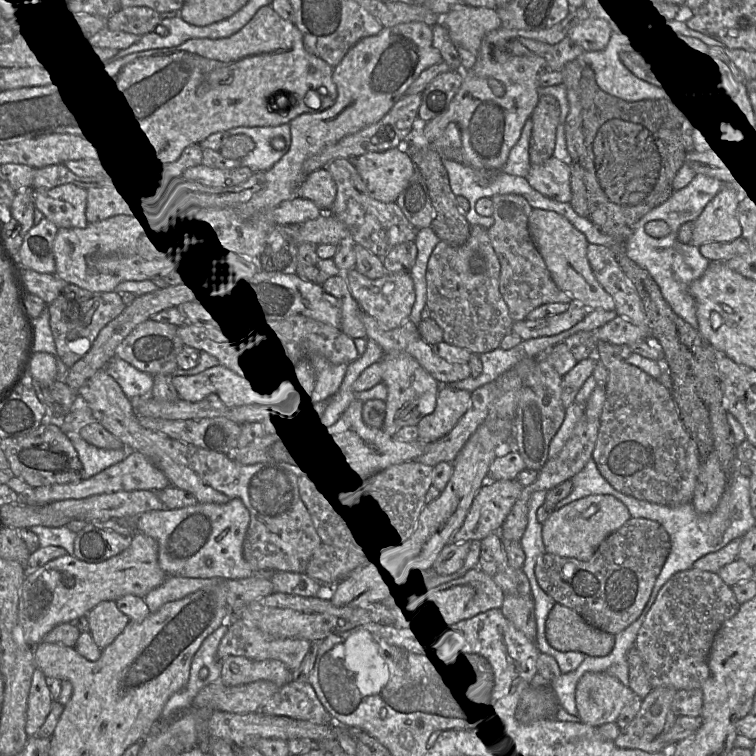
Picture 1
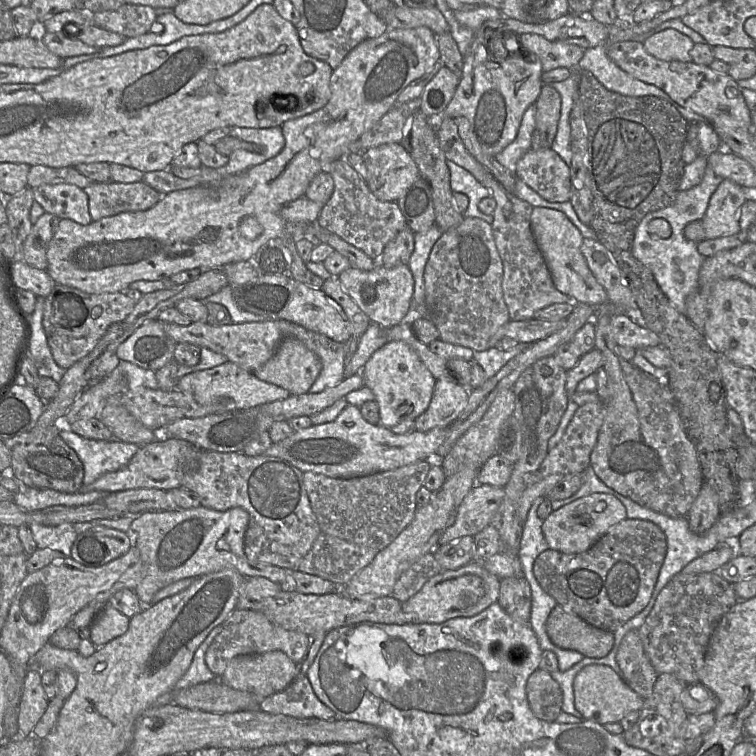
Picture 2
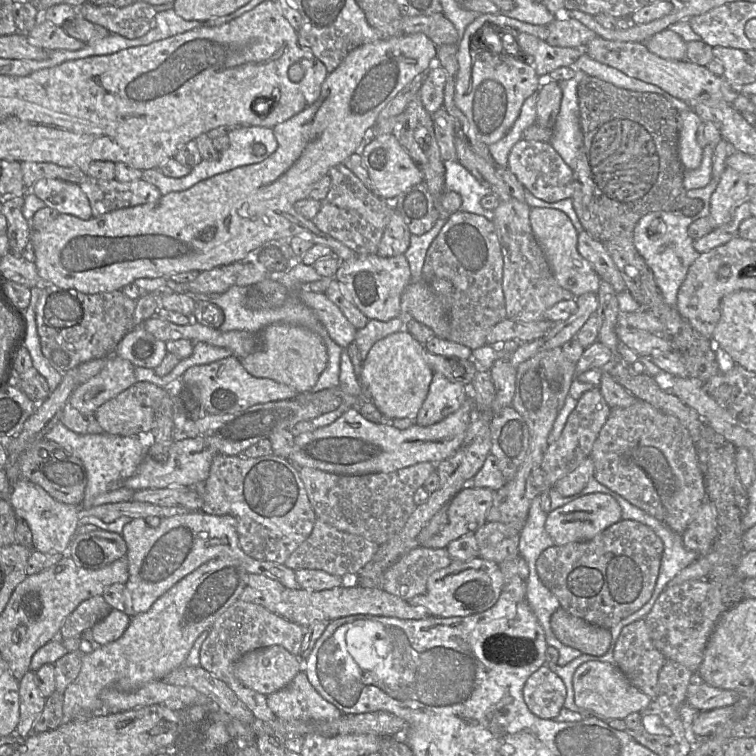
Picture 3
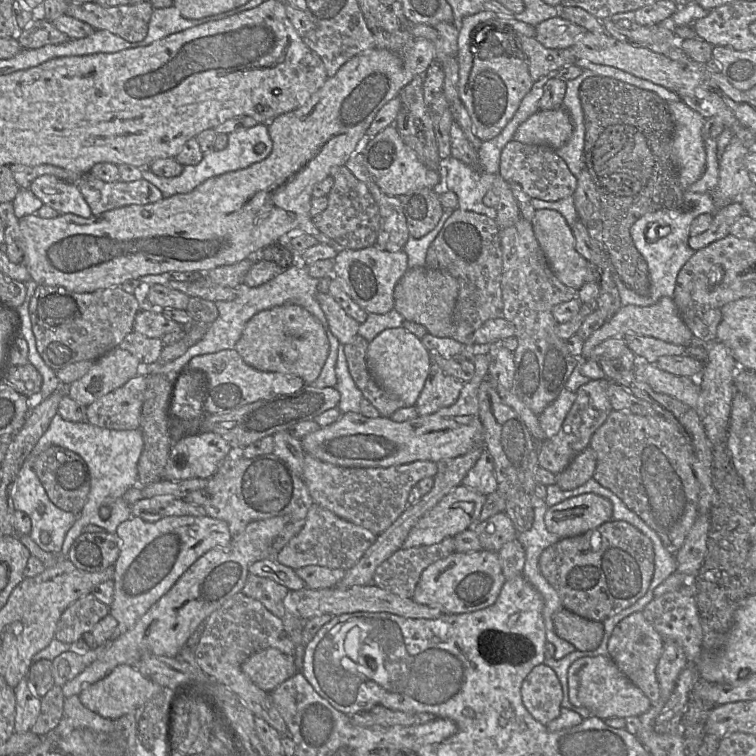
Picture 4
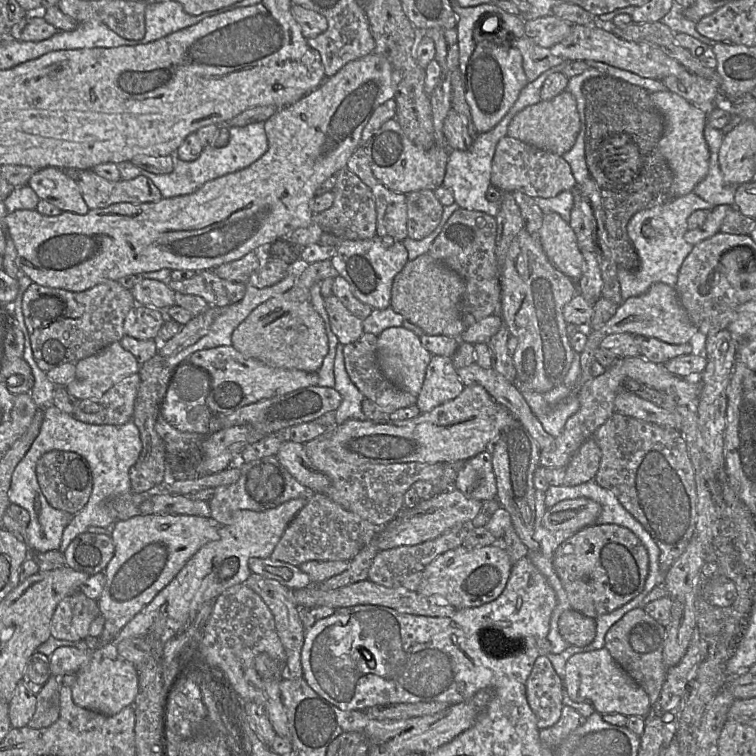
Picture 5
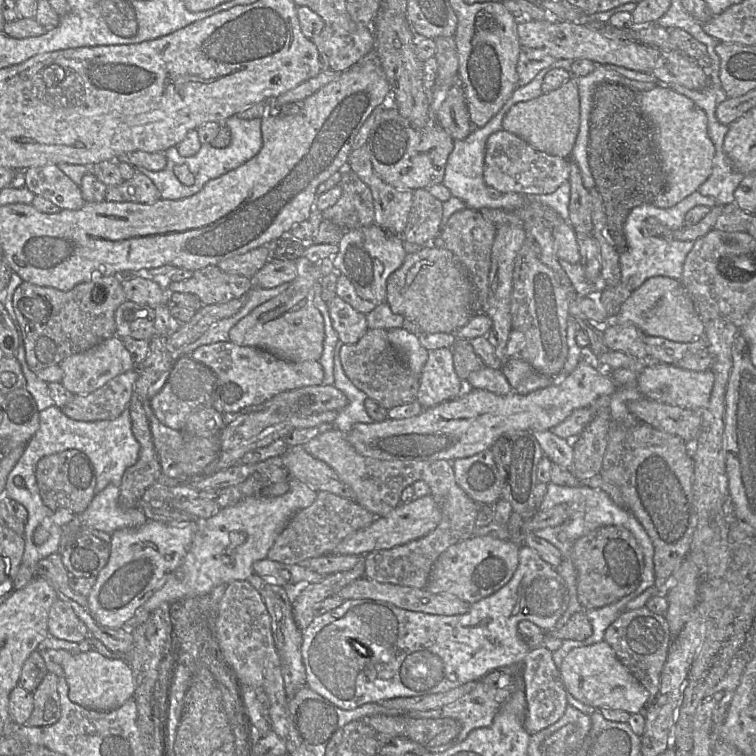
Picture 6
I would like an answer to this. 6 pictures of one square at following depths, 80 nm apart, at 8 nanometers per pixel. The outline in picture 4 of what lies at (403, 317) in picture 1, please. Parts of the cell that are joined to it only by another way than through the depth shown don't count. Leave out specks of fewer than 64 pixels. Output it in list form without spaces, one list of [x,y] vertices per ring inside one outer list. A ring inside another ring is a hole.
[[[375,245],[352,250],[343,249],[333,259],[333,277],[340,278],[352,300],[367,313],[385,314],[394,309],[394,288],[408,270],[408,258],[403,249],[387,251]]]

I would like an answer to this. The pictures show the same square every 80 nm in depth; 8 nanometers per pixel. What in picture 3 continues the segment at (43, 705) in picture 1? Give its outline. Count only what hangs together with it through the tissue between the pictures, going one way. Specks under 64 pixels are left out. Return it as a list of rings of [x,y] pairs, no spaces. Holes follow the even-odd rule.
[[[29,670],[19,681],[19,721],[13,737],[25,739],[41,714],[45,699],[36,685],[35,671]]]

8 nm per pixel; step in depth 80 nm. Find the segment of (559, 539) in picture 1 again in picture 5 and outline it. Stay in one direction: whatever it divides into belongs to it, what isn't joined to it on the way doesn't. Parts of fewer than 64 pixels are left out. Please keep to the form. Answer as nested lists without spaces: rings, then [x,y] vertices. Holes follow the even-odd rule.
[[[581,497],[558,502],[548,508],[542,525],[548,530],[579,531],[595,524],[601,514],[601,505],[589,498]]]

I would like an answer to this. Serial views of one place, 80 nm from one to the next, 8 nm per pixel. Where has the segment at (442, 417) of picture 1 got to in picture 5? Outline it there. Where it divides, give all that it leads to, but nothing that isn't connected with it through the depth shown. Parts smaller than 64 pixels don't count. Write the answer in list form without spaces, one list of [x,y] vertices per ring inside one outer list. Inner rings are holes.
[[[432,355],[417,397],[417,407],[421,413],[430,412],[435,407],[454,400],[464,388],[452,358]]]

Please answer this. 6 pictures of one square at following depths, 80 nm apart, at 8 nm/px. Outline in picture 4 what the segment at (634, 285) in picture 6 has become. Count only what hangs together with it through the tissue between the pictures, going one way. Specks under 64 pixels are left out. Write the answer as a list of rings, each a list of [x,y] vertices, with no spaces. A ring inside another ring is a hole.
[[[686,190],[683,194],[683,201],[686,202],[687,207],[693,208],[690,210],[662,209],[650,212],[638,218],[630,227],[630,235],[634,246],[648,265],[651,287],[647,295],[641,296],[637,294],[622,282],[617,272],[612,267],[612,277],[618,289],[620,301],[623,306],[631,304],[644,307],[655,304],[662,297],[673,298],[678,273],[695,253],[695,250],[688,244],[690,225],[699,215],[714,214],[716,212],[711,194],[693,193]],[[649,225],[650,227],[652,227],[652,225],[665,227],[665,232],[656,240],[648,240],[648,238],[646,238],[646,230]]]

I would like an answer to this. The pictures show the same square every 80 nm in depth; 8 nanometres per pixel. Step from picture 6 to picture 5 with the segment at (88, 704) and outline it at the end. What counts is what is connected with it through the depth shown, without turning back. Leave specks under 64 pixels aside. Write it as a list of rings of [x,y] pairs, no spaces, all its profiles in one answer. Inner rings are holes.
[[[118,656],[92,657],[75,675],[76,680],[70,688],[76,705],[105,716],[113,716],[126,706],[133,705],[138,692],[138,673],[137,668],[124,659]]]

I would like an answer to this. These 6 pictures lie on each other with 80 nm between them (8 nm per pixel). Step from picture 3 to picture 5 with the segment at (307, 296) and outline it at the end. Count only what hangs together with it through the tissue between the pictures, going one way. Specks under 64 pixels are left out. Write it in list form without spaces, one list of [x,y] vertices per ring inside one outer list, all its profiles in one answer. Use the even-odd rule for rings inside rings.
[[[334,295],[324,298],[330,327],[338,341],[347,345],[358,340],[363,331],[363,321],[354,316]]]

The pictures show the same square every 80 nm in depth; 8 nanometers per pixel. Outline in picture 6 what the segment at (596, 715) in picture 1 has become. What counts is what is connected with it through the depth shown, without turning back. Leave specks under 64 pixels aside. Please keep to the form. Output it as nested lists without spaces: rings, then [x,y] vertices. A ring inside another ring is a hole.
[[[605,640],[572,649],[564,658],[559,673],[566,690],[576,700],[597,710],[621,710],[632,715],[643,713],[647,706],[648,690],[620,662]]]

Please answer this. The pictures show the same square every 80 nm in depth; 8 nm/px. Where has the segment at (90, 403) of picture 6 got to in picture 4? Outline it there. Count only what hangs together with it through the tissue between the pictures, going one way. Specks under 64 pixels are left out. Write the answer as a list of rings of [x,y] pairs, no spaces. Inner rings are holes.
[[[137,375],[86,407],[87,422],[110,430],[140,429],[147,377]]]

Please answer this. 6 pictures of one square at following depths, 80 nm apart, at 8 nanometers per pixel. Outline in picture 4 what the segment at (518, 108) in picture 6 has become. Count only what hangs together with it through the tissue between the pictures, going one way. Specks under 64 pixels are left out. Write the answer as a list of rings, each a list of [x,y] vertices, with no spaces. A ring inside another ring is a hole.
[[[563,108],[538,110],[516,130],[513,139],[524,144],[546,145],[556,150],[572,136],[573,122]]]

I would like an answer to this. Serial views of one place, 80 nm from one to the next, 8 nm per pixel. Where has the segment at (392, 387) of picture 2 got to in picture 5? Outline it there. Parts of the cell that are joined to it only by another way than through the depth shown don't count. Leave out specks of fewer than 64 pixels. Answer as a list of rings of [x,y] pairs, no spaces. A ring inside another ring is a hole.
[[[402,326],[384,330],[378,336],[376,357],[379,368],[388,381],[399,389],[418,397],[432,354],[421,344],[417,335]]]

